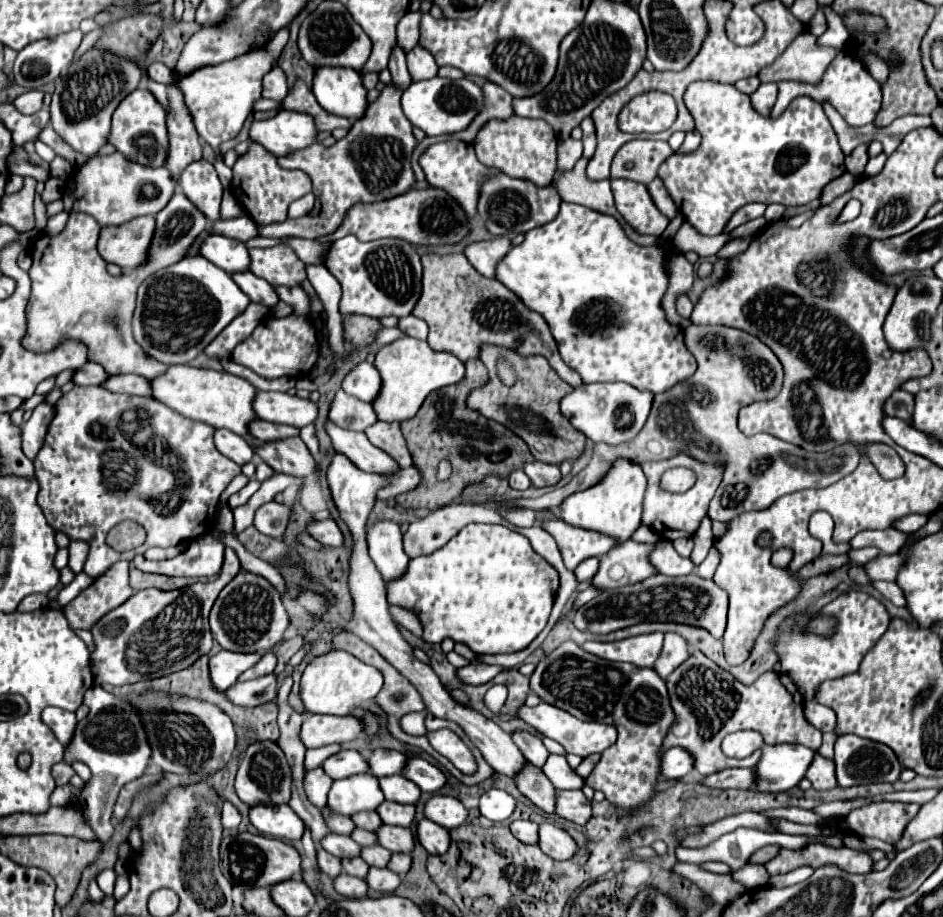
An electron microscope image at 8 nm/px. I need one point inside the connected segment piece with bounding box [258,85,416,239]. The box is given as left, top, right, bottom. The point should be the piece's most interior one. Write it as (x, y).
(372, 163)

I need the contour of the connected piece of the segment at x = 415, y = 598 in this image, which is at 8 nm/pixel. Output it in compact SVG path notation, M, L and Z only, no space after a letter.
M466 525L438 551L410 559L406 575L386 583L388 603L418 615L424 629L422 639L426 643L442 643L442 639L452 639L454 643L468 645L476 655L516 653L526 649L546 627L556 591L558 571L532 549L524 535L504 525Z

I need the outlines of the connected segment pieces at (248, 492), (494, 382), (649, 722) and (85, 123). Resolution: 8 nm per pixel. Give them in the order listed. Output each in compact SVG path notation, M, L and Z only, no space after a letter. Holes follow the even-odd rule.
M250 479L250 483L248 483L240 493L234 493L234 495L228 499L230 509L236 509L236 507L244 505L244 503L252 497L252 493L254 493L258 487L260 487L260 481L258 481L258 479Z
M488 345L488 347L480 347L478 359L488 369L488 383L476 391L470 391L470 395L466 399L468 409L474 409L492 421L498 421L498 423L506 425L512 433L520 435L520 439L524 439L524 443L530 447L534 459L538 459L538 461L558 465L564 459L576 459L582 455L586 437L584 437L584 433L576 431L576 427L572 427L560 411L560 399L566 393L570 393L572 387L568 383L564 383L556 375L554 369L550 369L550 365L544 357L540 357L540 355L524 357L512 349ZM500 355L506 357L506 361L510 361L516 367L518 383L514 387L502 385L496 375L496 359Z
M566 641L538 663L530 677L530 689L544 703L564 709L576 719L606 723L618 729L618 741L600 753L600 761L584 779L584 785L602 791L610 803L622 809L632 809L654 795L654 781L660 769L658 751L674 721L666 685L654 669L606 661L586 653L574 641Z
M86 51L56 81L50 105L50 125L70 147L88 157L94 157L96 151L106 145L114 109L138 87L140 79L142 67L138 63L120 59L118 55L108 55L108 51Z

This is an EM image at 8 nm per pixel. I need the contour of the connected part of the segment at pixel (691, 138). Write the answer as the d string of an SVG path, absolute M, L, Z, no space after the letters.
M692 129L692 131L688 131L688 133L686 133L686 139L684 139L684 143L682 143L680 151L682 151L682 153L688 153L688 151L694 151L694 149L696 149L696 147L700 145L700 141L702 141L700 133L698 133L696 129Z

